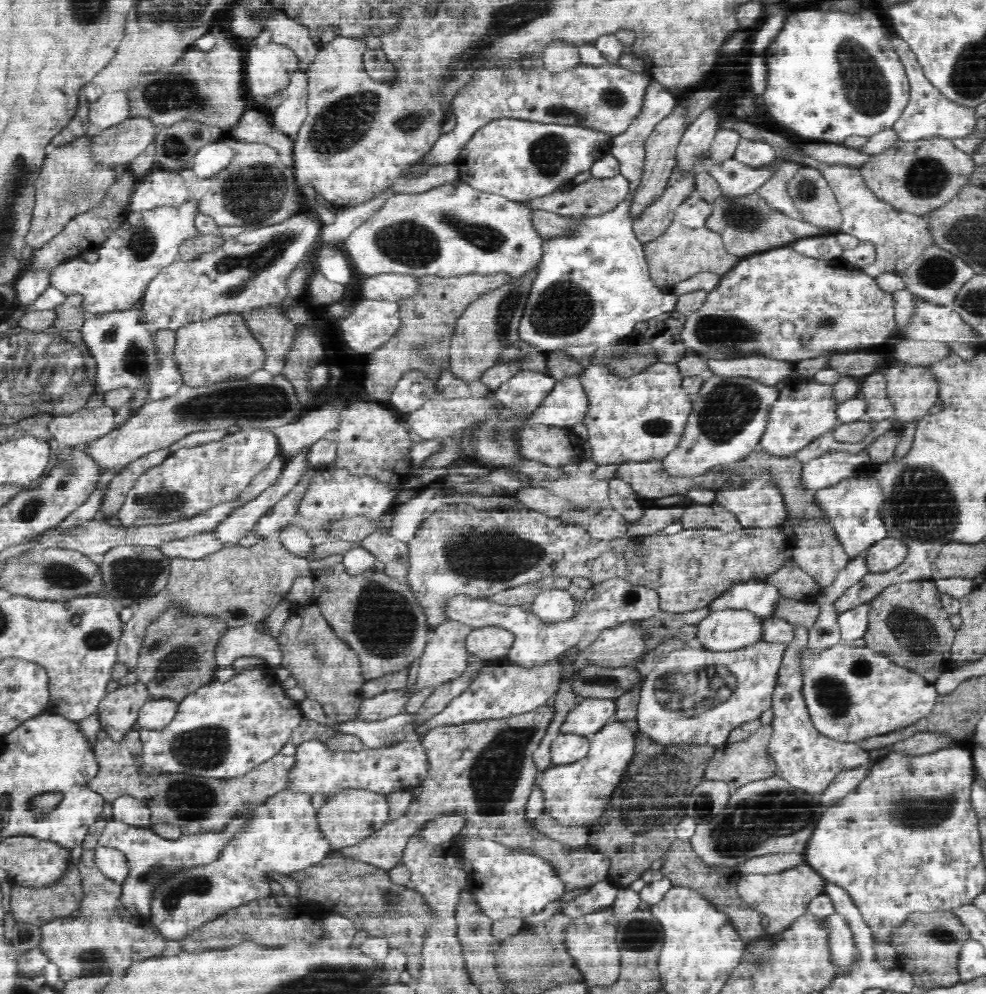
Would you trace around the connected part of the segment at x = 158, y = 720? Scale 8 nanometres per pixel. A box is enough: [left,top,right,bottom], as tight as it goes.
[135,698,178,730]

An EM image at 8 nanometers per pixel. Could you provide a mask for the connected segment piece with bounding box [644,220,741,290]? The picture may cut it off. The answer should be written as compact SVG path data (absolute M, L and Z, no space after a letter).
M673 220L661 237L645 244L644 252L649 266L649 275L655 285L664 290L672 290L676 282L704 270L723 275L741 259L724 248L721 236L717 232L706 226L695 229L686 228L678 220Z

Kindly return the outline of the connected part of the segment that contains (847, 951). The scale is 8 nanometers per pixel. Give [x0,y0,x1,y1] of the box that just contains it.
[820,912,861,977]

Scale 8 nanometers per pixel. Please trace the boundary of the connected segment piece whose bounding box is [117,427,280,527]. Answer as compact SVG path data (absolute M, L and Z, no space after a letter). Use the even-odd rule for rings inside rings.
M243 427L239 432L198 446L178 448L157 466L136 478L117 513L123 526L166 524L190 518L239 496L278 453L279 441L270 429Z

